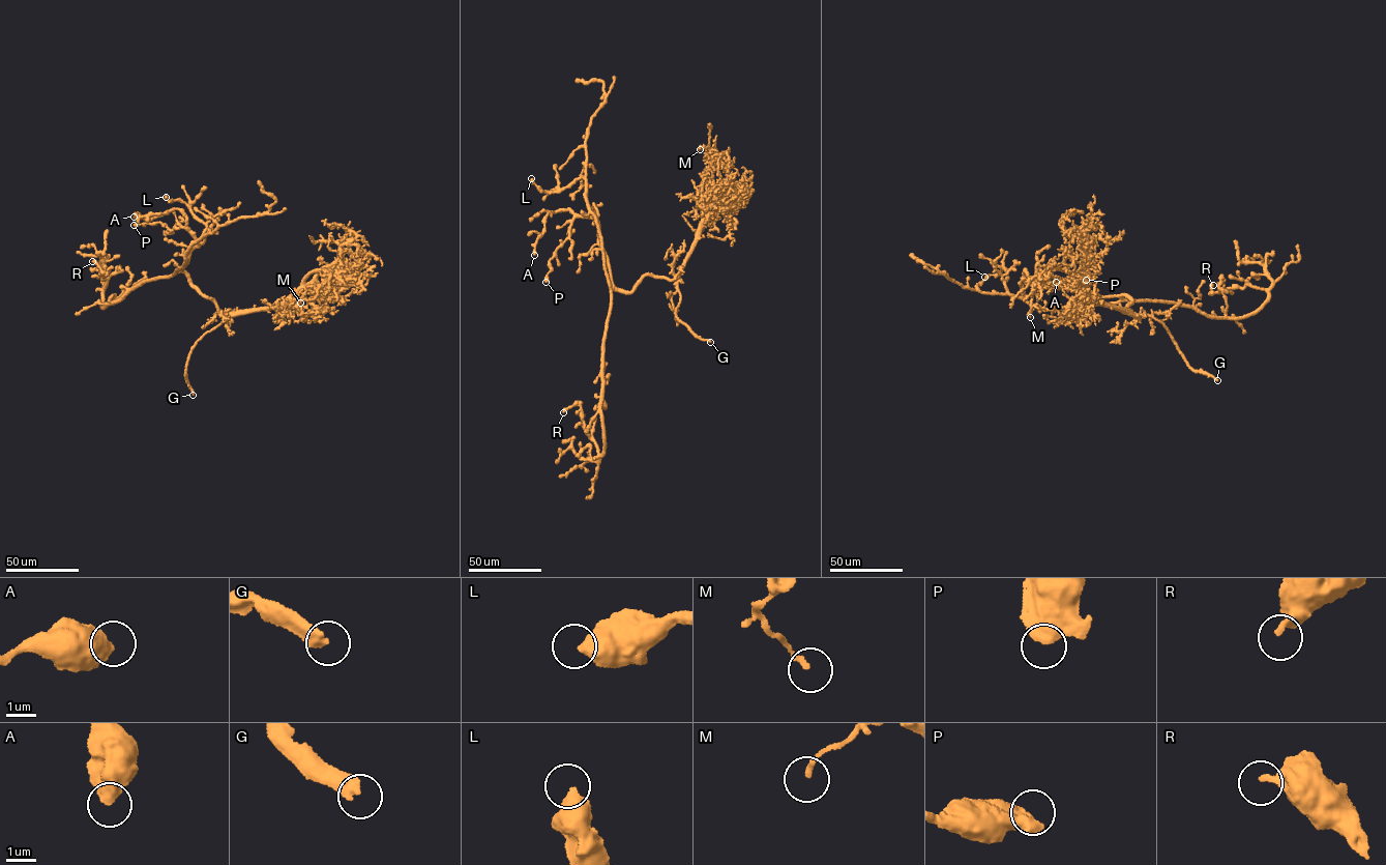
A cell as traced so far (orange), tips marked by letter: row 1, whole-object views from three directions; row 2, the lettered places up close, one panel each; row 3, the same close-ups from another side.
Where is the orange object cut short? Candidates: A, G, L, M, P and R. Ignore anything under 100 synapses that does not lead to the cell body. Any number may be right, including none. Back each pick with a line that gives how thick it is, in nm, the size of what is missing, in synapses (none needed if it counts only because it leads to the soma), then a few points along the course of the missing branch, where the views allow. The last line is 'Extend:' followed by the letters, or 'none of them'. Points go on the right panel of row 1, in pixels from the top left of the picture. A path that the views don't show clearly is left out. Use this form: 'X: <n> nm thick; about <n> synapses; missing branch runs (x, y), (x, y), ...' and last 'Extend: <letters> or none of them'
G: 400 nm thick; missing branch runs (1217, 380), (1247, 405)
Extend: G

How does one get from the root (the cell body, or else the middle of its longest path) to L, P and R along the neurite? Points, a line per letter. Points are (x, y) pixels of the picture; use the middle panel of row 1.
L: (628, 292), (610, 287), (601, 237), (588, 204), (583, 176), (569, 185), (549, 192), (539, 190), (531, 178)
P: (628, 292), (614, 286), (598, 240), (598, 223), (586, 217), (573, 219), (569, 236), (550, 261), (546, 282)
R: (628, 292), (611, 292), (602, 348), (602, 454), (586, 431), (580, 406), (563, 412)

